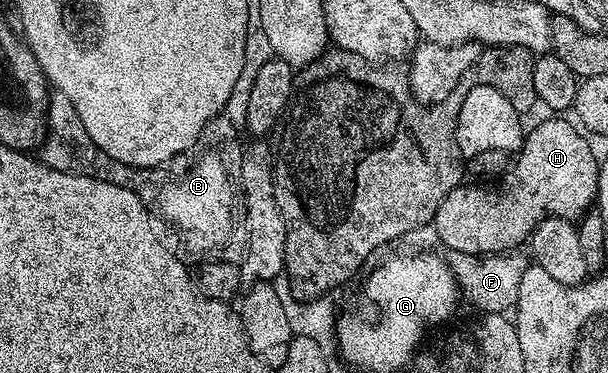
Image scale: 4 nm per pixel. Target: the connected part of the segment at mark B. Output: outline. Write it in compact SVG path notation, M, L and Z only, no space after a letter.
M54 91L49 97L45 140L39 149L39 159L42 164L60 172L74 172L76 176L90 176L115 186L123 186L134 192L154 217L162 216L178 224L187 235L205 244L225 244L233 232L233 207L239 204L243 156L241 146L234 137L237 130L228 119L218 117L216 126L221 140L207 149L203 156L182 154L157 168L136 168L116 163L103 155L99 146L91 142L91 134L87 134L83 118L79 118L75 106L71 106L71 98Z

